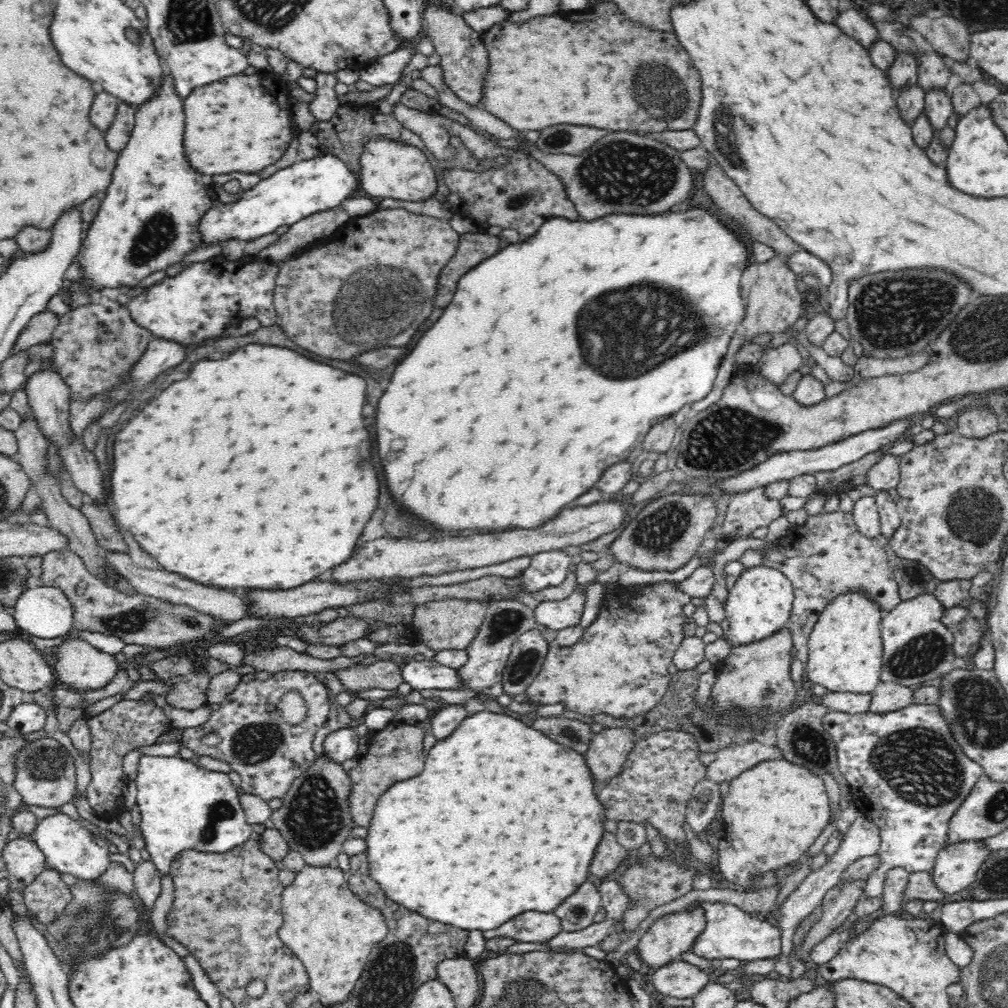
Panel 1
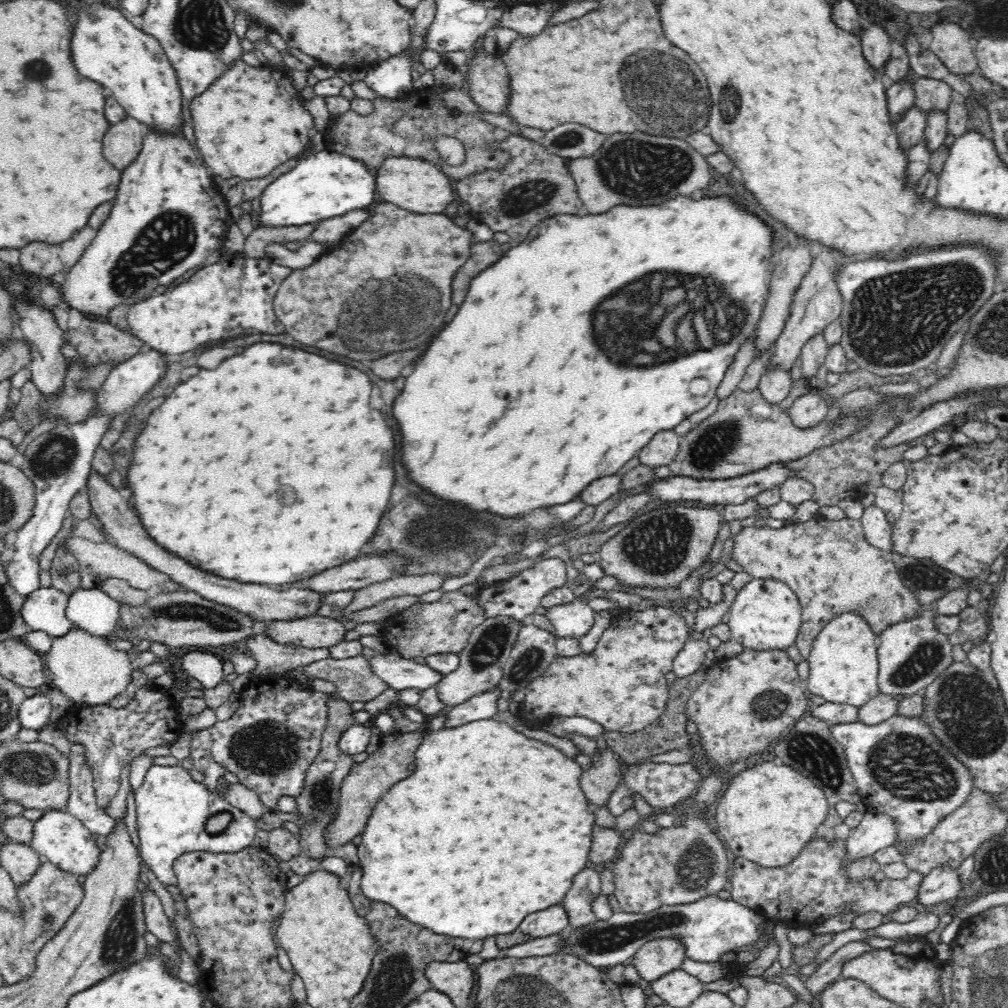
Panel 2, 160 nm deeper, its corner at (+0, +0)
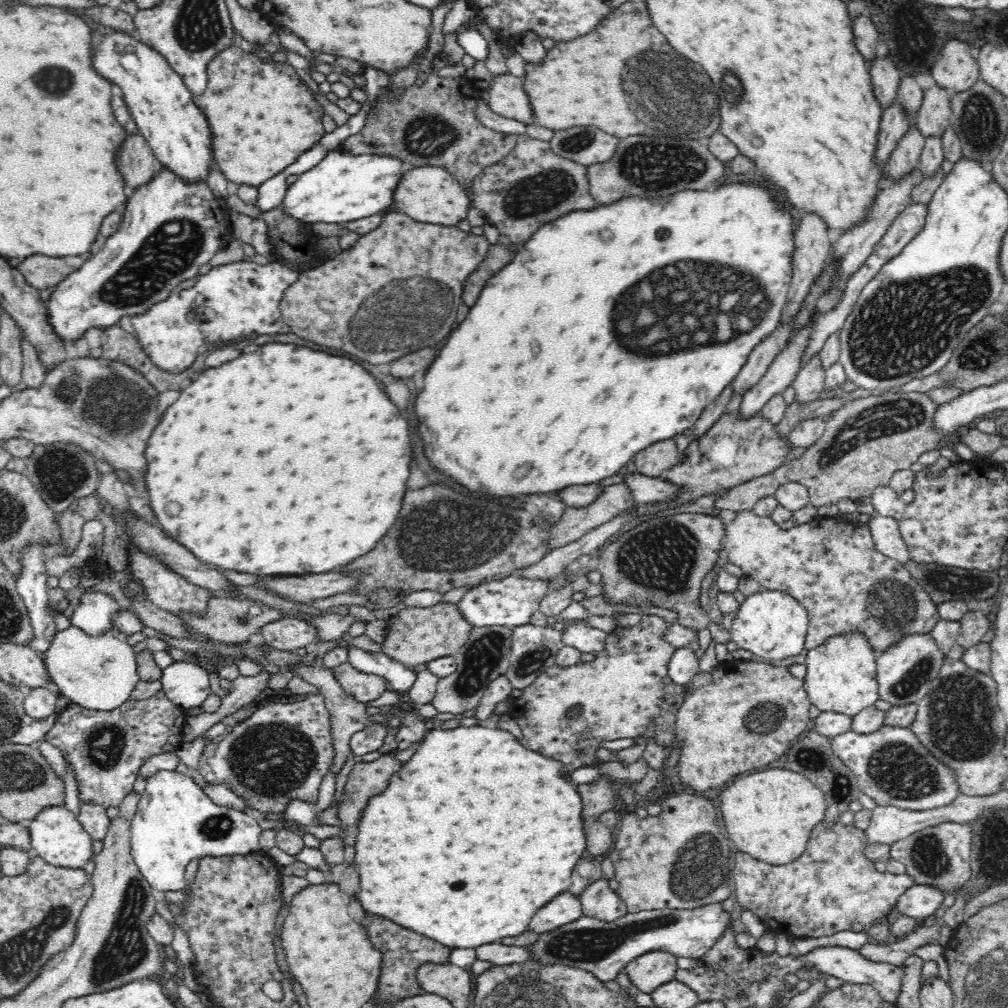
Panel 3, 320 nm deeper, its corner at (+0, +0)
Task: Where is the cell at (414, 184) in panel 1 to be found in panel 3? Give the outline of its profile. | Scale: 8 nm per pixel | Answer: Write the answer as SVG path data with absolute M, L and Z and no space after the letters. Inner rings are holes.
M434 165L411 166L402 172L394 192L393 202L399 212L408 215L422 223L437 225L454 225L456 227L462 220L466 220L468 211L472 208L470 197L465 187L446 169Z

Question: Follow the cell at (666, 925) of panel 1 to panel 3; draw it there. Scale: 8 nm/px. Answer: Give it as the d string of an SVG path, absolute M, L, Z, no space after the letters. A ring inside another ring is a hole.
M668 951L645 952L631 960L623 971L639 991L651 994L662 984L674 980L678 970L676 958Z

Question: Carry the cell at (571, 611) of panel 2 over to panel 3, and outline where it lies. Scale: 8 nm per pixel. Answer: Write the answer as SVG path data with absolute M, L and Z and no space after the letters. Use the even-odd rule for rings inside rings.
M583 623L572 626L562 626L563 641L582 652L592 653L595 656L605 647L606 633L598 628L592 628Z

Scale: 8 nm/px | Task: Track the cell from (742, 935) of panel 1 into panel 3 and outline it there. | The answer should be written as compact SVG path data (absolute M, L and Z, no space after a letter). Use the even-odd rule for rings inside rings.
M710 903L695 909L654 909L628 913L615 921L602 921L582 916L546 933L533 944L524 946L530 959L540 964L570 965L588 971L598 981L615 980L618 972L642 953L662 951L674 956L698 959L724 935L730 926L730 914L720 904Z

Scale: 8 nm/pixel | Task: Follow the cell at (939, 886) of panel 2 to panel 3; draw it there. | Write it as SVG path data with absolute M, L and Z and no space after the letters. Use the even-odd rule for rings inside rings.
M915 885L897 899L890 920L900 915L914 917L916 920L933 920L934 912L942 904L944 897L943 892L937 888Z

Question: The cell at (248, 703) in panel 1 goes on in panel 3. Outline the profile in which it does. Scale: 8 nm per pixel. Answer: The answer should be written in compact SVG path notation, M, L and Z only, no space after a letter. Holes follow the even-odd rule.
M320 692L292 704L268 703L234 727L222 742L208 743L200 758L197 776L206 784L224 784L242 798L246 806L263 814L284 814L292 800L298 800L301 807L306 804L315 805L319 797L319 787L336 758L330 717L325 698Z

